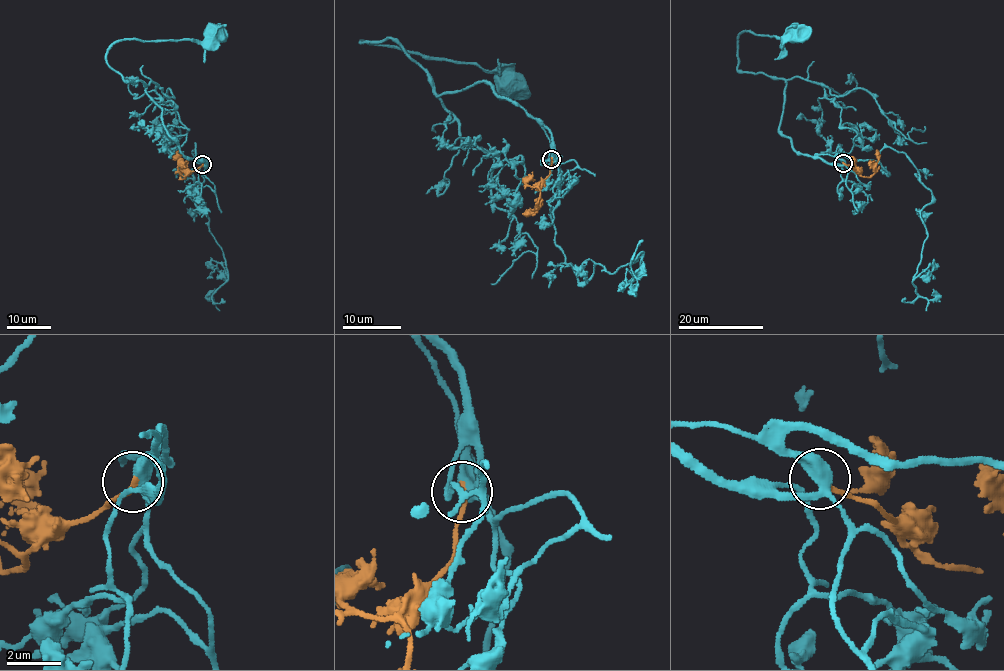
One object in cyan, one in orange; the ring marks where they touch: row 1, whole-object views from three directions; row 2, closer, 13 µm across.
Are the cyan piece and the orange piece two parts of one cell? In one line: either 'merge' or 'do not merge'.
merge

